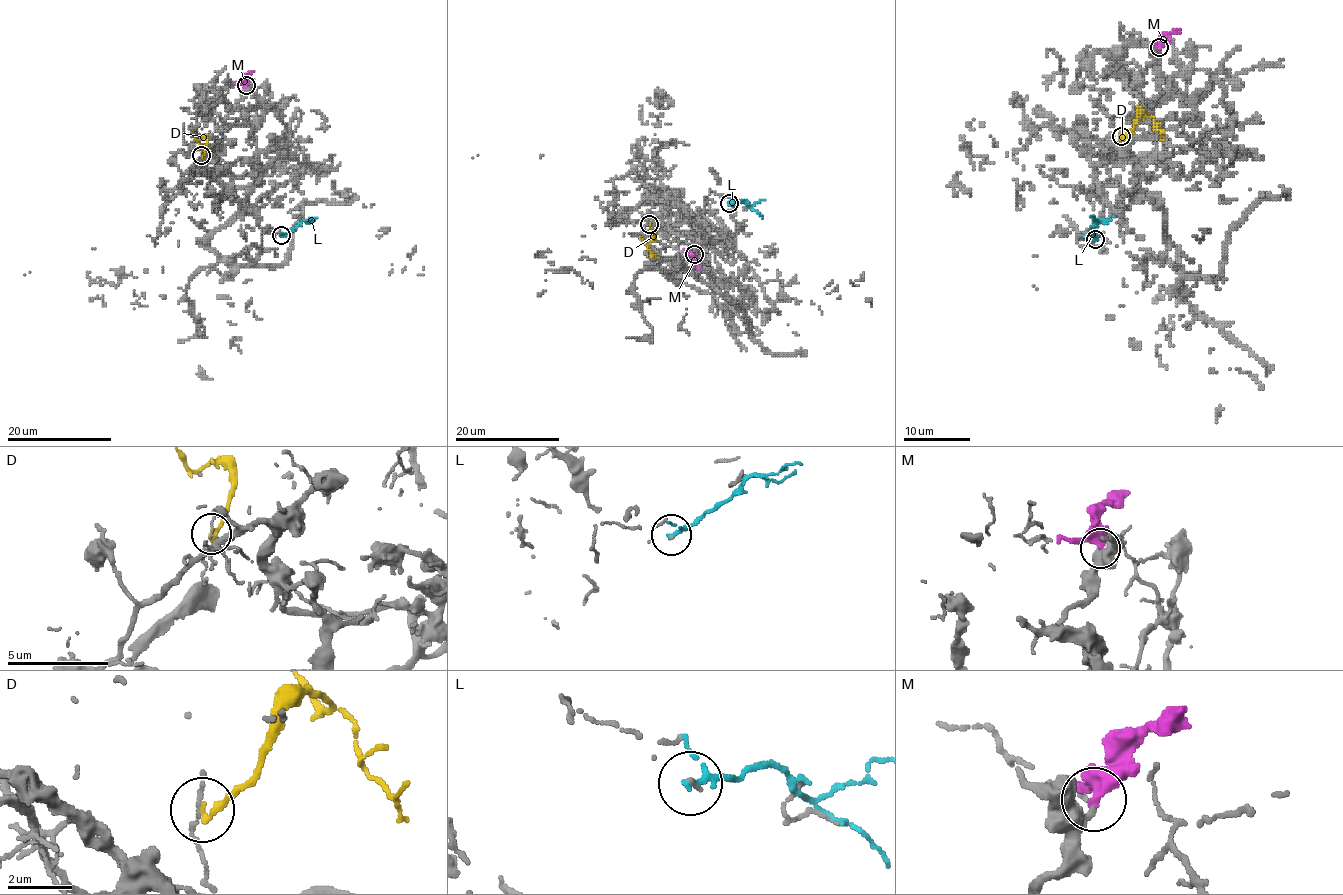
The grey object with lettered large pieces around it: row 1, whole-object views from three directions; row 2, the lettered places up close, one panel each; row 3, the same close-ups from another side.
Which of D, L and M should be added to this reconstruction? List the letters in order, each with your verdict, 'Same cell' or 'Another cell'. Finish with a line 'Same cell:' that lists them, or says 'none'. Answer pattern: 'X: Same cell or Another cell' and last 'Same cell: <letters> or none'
D: Another cell
L: Another cell
M: Same cell
Same cell: M

